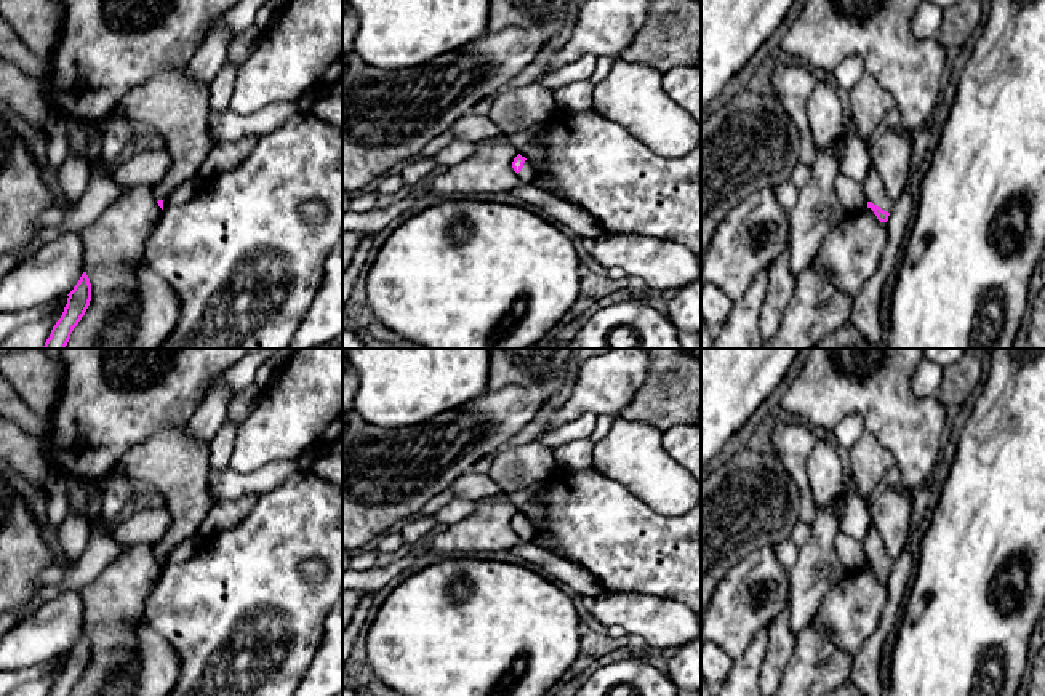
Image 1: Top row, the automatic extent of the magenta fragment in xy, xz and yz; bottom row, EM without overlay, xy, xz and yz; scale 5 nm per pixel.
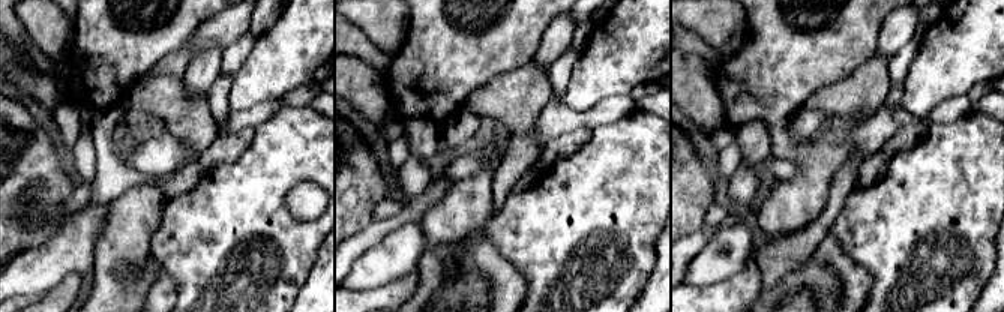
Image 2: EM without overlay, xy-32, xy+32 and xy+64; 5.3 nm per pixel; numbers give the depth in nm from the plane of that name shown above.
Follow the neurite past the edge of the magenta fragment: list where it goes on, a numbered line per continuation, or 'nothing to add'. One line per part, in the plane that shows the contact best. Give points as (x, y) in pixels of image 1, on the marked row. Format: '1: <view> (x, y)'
1: yz (874, 191)

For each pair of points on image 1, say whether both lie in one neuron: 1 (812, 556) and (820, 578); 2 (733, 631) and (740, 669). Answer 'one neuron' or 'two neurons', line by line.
1: one neuron
2: two neurons

